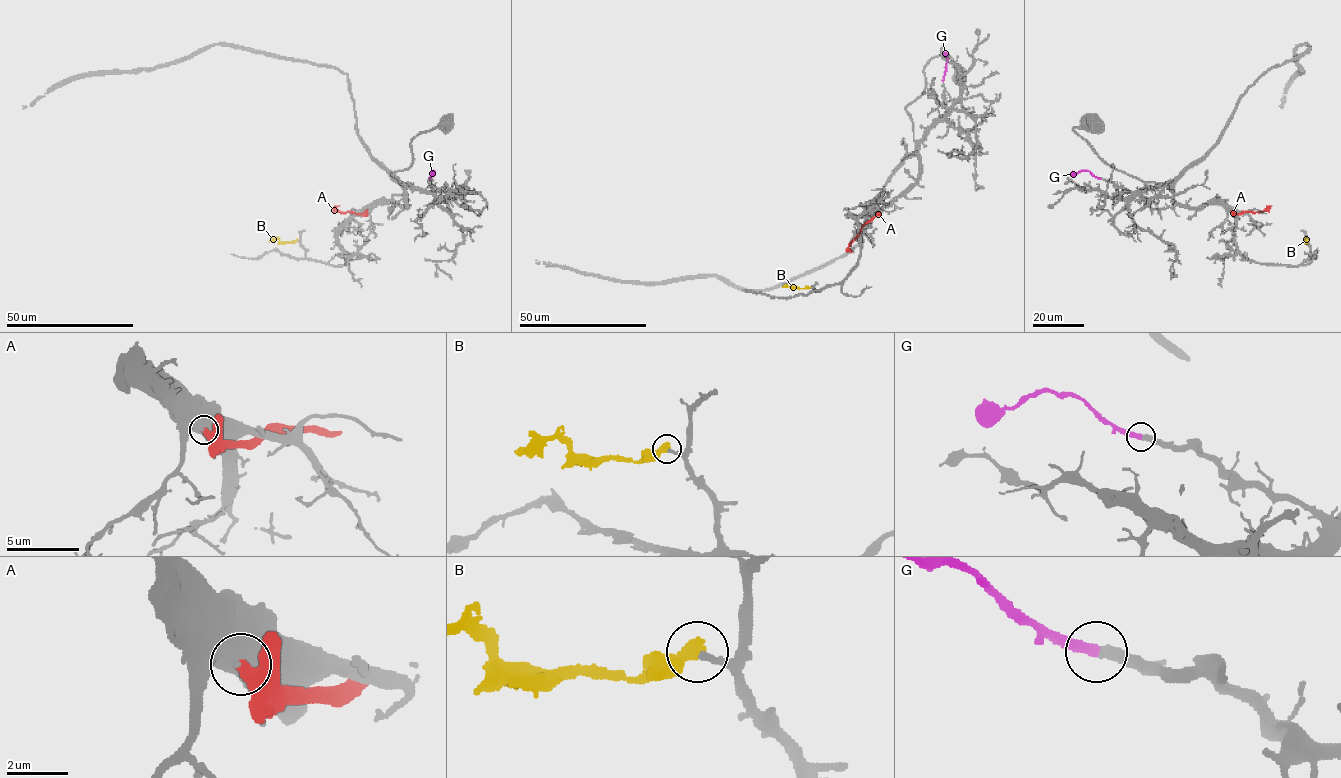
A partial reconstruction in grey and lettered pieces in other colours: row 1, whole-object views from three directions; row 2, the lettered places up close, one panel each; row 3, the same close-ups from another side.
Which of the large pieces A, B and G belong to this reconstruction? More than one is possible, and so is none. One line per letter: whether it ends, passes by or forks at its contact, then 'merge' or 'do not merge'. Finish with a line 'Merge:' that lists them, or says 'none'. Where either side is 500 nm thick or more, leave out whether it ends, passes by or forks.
A: do not merge
B: it ends | do not merge
G: it ends | merge
Merge: G

